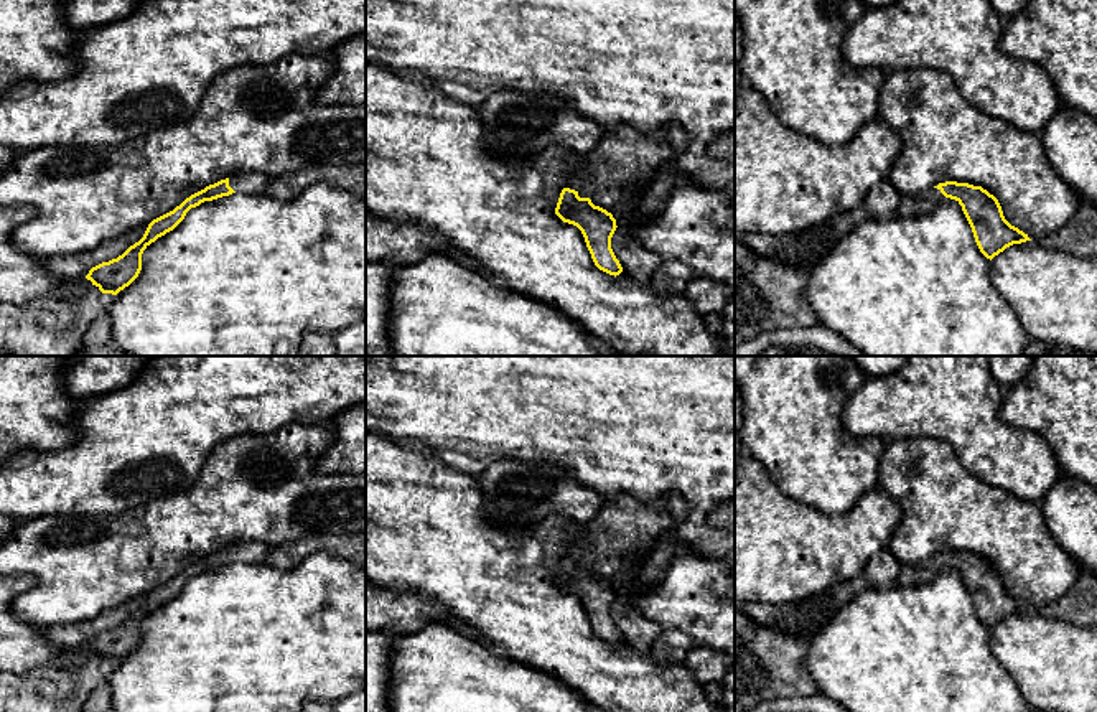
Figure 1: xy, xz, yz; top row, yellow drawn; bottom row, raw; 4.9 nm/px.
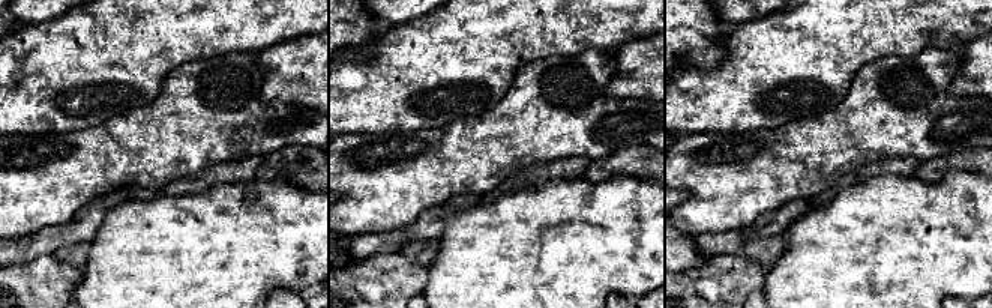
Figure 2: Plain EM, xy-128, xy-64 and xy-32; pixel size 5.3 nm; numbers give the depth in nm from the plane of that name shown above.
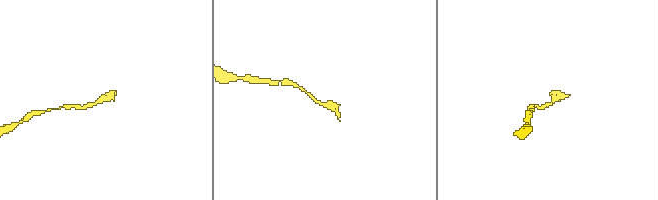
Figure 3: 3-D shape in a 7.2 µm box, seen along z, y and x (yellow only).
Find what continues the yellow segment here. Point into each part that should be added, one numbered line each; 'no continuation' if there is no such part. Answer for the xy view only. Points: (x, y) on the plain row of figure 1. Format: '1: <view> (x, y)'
1: xy (252, 552)

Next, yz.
1: yz (926, 571)

